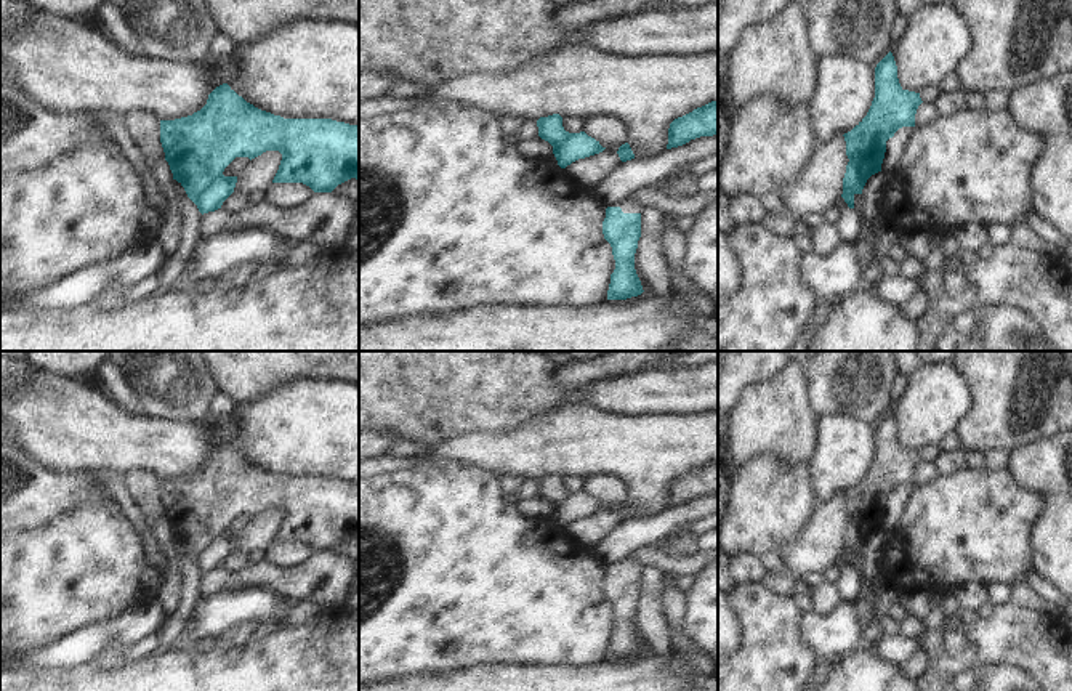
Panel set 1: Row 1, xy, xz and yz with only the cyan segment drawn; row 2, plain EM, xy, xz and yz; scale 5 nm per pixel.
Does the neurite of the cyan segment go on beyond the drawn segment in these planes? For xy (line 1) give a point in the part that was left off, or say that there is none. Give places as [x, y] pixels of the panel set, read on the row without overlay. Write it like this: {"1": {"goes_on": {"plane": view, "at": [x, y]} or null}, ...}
{"1": {"goes_on": null}}

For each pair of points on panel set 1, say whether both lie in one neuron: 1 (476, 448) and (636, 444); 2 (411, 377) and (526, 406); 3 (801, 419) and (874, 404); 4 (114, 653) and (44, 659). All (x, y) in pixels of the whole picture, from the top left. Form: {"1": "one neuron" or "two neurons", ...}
{"1": "one neuron", "2": "one neuron", "3": "two neurons", "4": "two neurons"}

